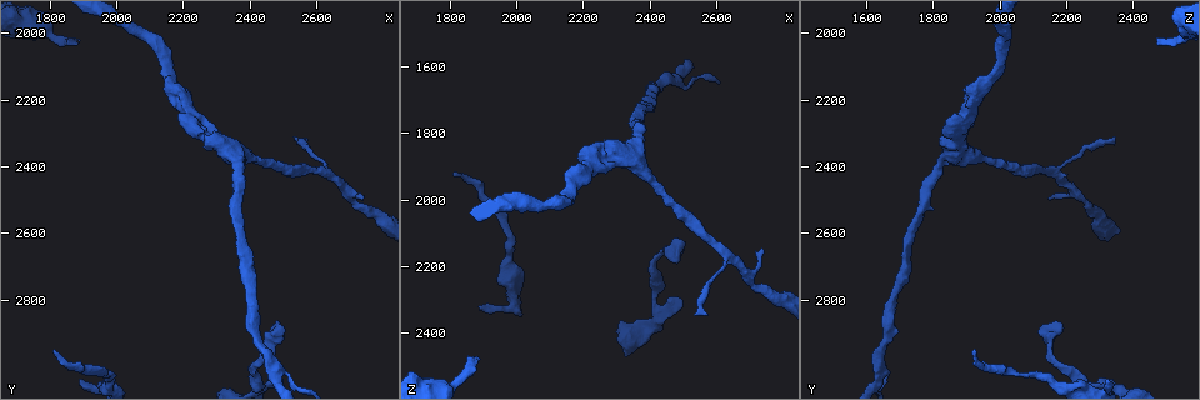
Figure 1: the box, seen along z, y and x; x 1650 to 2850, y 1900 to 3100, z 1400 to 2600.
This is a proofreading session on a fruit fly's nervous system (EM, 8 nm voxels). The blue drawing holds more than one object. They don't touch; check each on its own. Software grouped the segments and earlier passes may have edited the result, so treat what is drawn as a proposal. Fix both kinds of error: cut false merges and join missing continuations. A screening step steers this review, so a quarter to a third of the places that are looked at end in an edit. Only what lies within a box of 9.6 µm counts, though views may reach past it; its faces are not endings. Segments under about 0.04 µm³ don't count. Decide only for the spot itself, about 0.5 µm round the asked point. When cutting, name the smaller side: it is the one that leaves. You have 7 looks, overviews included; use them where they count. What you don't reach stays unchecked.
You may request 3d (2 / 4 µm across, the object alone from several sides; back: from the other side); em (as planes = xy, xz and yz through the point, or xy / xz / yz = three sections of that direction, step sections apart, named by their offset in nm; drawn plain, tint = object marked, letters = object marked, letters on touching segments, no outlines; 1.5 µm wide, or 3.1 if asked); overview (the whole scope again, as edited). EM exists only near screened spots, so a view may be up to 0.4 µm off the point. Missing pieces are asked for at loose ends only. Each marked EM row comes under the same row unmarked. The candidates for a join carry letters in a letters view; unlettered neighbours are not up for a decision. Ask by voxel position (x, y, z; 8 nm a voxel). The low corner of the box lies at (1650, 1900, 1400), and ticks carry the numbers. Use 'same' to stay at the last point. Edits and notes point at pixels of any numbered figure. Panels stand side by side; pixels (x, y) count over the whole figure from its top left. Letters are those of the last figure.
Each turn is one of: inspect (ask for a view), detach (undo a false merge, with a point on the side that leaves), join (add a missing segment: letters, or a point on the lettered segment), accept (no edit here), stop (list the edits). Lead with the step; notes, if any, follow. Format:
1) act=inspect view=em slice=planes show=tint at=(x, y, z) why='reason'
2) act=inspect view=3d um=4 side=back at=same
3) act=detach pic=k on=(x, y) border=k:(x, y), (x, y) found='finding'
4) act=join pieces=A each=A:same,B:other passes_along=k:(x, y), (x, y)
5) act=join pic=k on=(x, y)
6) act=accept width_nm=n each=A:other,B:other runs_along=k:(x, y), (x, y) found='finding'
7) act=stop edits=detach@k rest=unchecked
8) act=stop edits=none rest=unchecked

act=inspect view=3d um=4 at=(2340, 2360, 1860) why='sudden change in width'

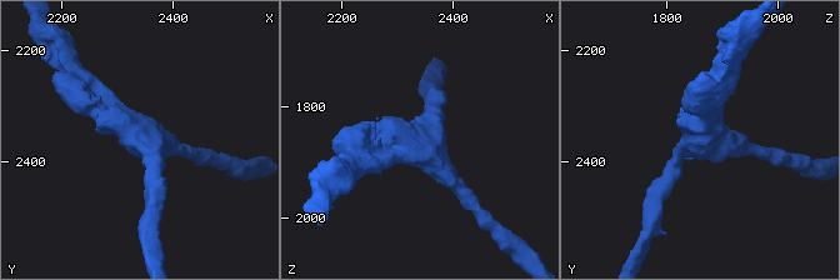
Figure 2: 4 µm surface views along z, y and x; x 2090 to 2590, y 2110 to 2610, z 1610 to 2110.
act=inspect view=em slice=planes show=letters at=(2335, 2360, 1855) arms=3 arm_widths_nm=240,260,300

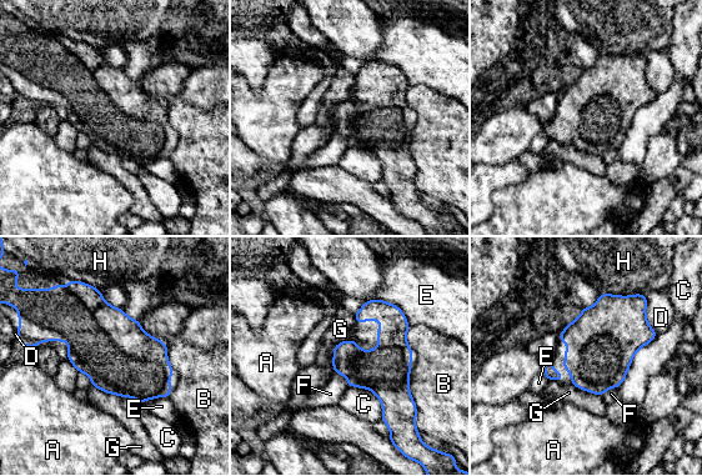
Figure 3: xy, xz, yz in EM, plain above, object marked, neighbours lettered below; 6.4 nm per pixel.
act=accept width_nm=440 each=A:other,B:other,C:other,D:other,E:other,F:other,G:other,H:other border=3:(352, 339), (334, 347), (332, 361) found='continuous, no second neuron'

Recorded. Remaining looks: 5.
act=inspect view=em slice=planes show=letters at=(1810, 2960, 1930) why='free end'

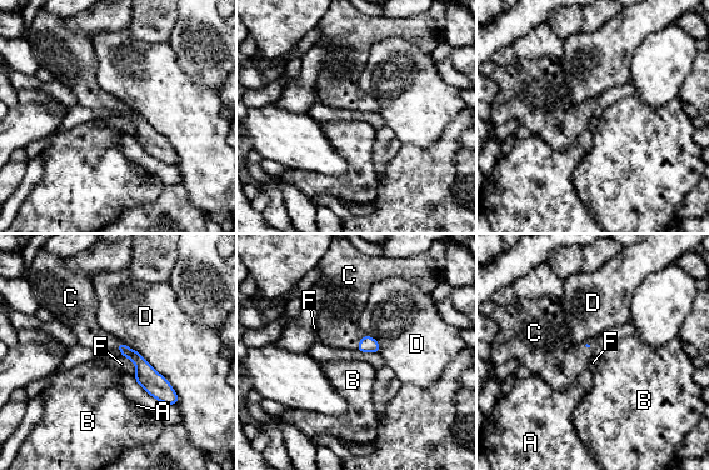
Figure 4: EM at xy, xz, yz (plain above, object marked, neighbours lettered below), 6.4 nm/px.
act=join pieces=C longest_contact=D:550nm each=A:other,B:other,C:same,D:other,F:other passes_along=4:(368, 344), (359, 343), (336, 326) found='it goes on there'

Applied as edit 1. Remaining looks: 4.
act=inspect view=overview

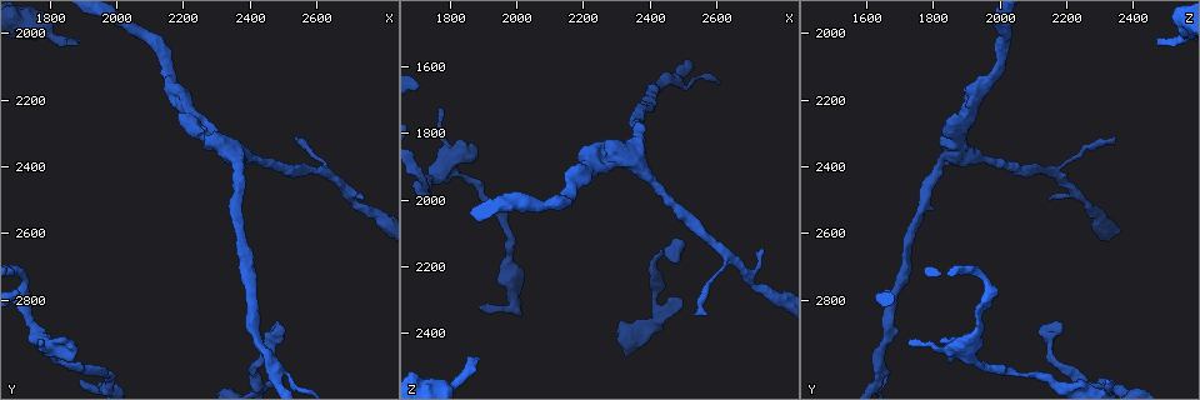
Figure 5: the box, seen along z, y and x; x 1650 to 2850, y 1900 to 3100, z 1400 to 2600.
act=inspect view=3d um=4 at=(1880, 2030, 2470)

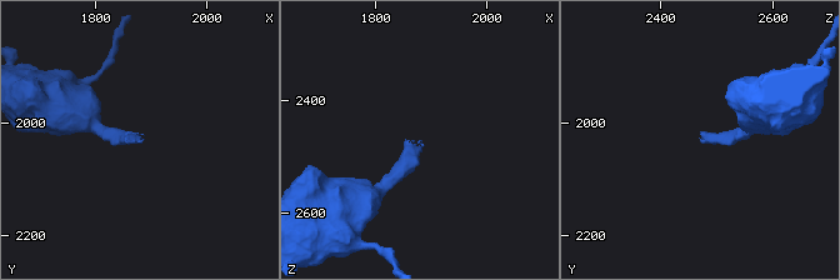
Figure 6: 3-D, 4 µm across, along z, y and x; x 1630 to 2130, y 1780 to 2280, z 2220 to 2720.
act=inspect view=em slice=yz step=4 show=letters at=(1885, 2030, 2465) why='now the EM'

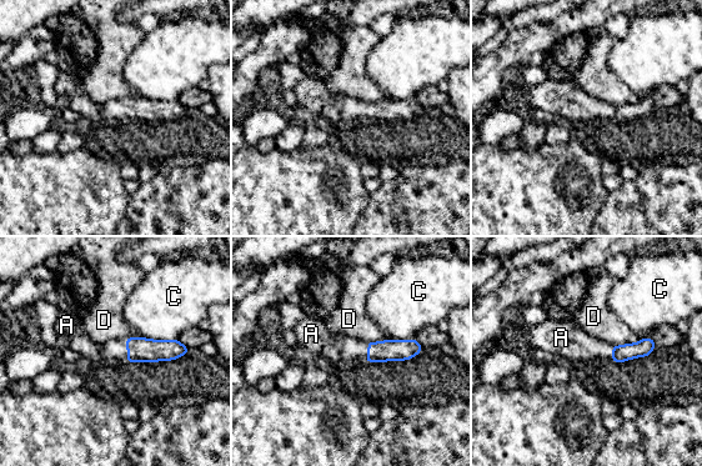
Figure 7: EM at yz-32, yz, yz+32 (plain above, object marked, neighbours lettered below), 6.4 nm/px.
act=inspect view=em slice=planes show=letters at=same

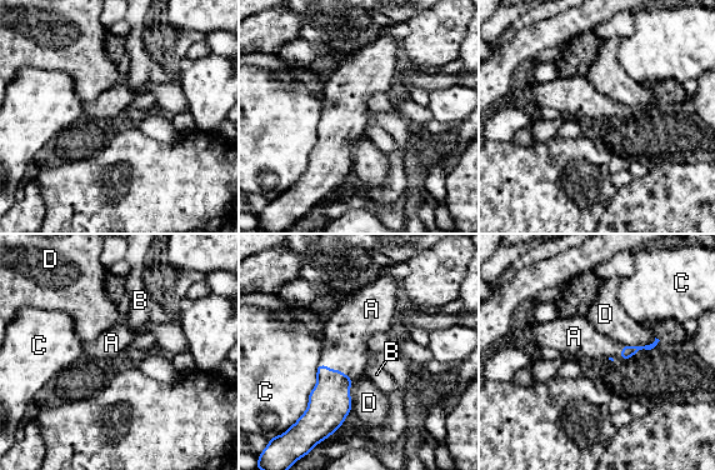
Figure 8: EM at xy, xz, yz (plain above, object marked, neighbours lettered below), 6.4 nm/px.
act=join pieces=A each=A:same,B:other,C:other,D:other passes_along=8:(329, 403), (336, 370), (346, 334) found='it goes on there'

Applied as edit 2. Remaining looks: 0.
act=stop edits=join@4,join@8 rest=unchecked

